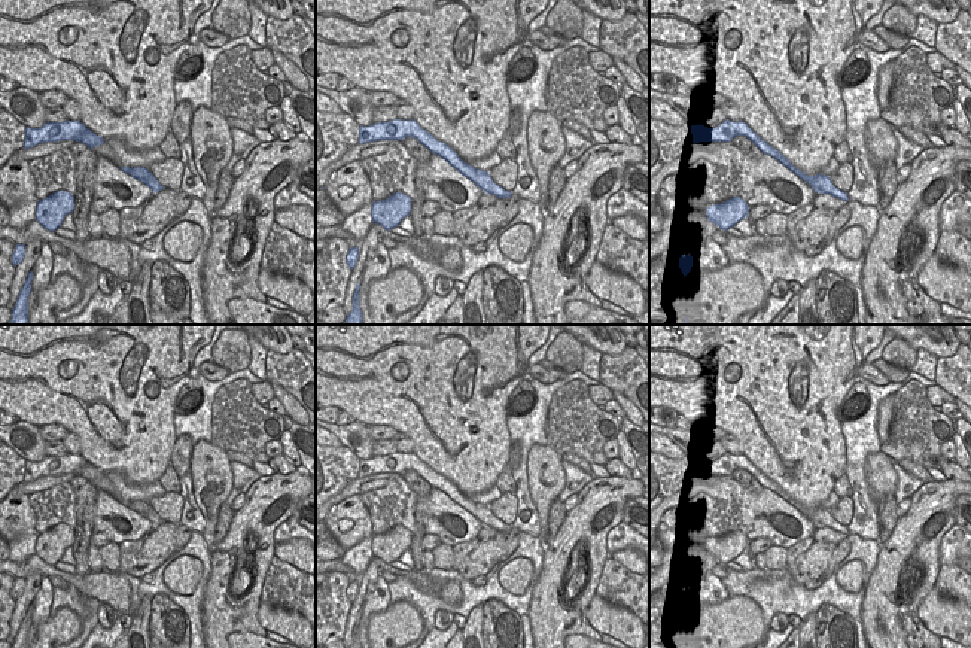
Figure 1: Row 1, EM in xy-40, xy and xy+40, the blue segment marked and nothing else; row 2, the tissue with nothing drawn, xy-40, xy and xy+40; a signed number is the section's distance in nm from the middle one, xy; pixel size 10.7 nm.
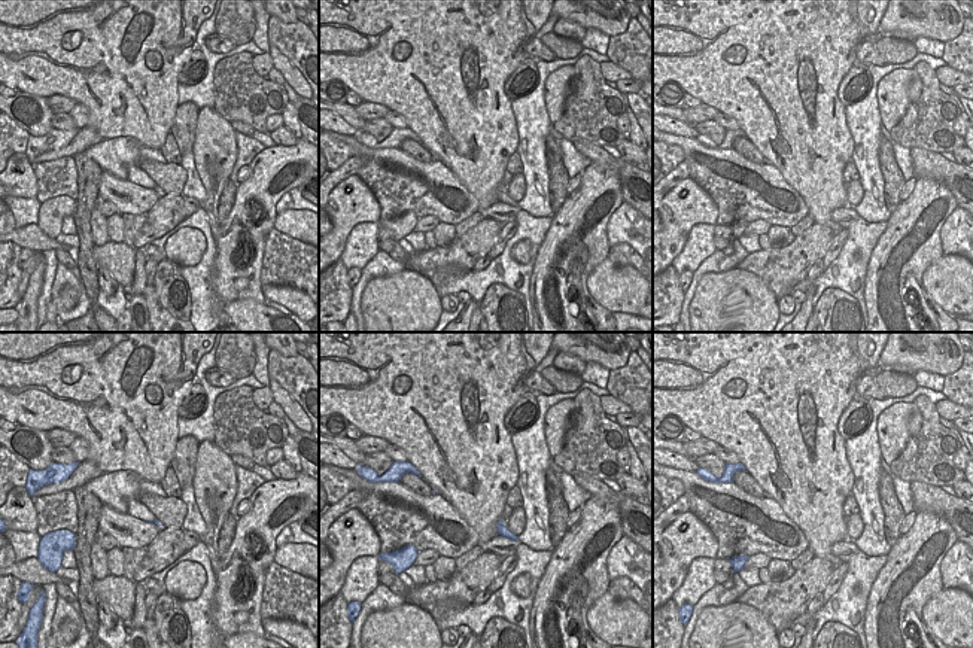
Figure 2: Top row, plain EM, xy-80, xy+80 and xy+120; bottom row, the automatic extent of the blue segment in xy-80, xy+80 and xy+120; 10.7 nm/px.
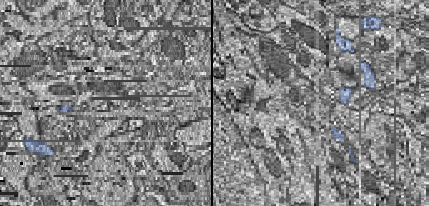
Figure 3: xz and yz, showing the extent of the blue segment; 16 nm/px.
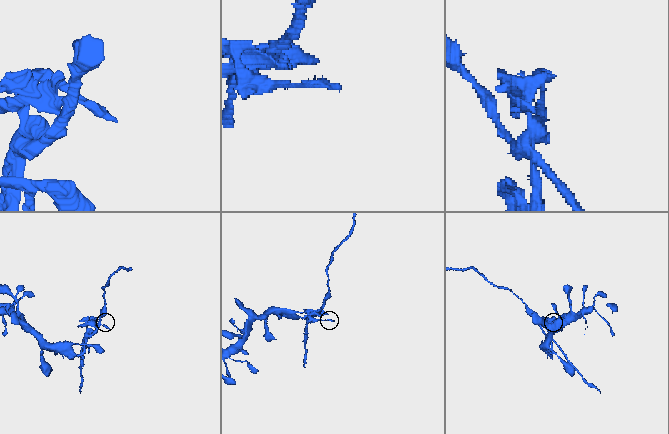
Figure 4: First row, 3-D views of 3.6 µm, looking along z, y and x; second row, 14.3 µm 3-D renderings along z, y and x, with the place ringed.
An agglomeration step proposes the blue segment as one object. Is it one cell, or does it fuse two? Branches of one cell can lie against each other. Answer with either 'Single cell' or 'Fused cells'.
Fused cells

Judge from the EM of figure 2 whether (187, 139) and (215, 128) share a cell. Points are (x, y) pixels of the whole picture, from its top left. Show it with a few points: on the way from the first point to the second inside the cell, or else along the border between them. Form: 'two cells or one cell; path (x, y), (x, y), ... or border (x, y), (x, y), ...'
two cells; border (200, 109), (191, 151)

